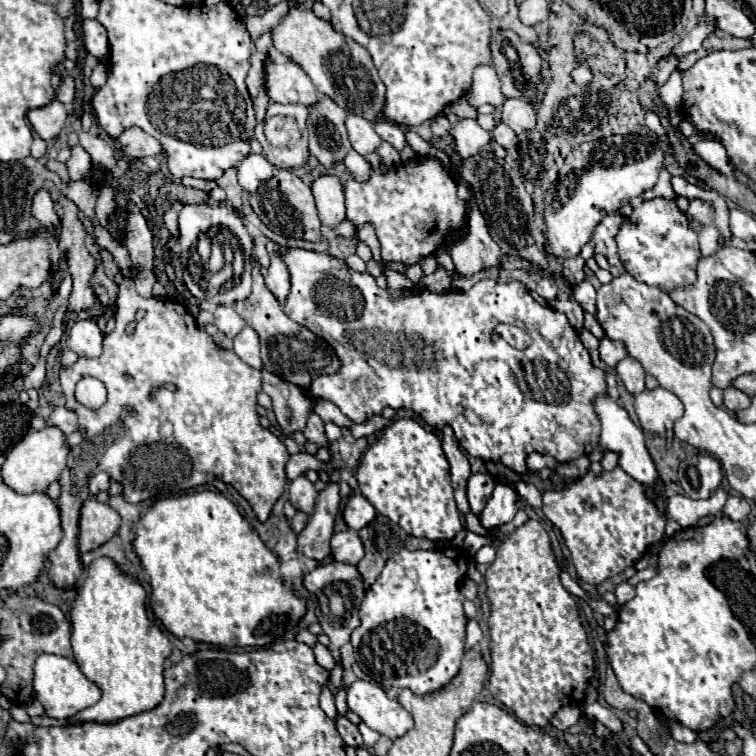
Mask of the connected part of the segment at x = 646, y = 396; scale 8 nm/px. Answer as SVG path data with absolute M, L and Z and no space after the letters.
M662 387L652 391L644 389L640 395L636 395L634 409L642 429L658 435L666 433L672 423L678 421L684 413L684 405L680 403L680 399Z

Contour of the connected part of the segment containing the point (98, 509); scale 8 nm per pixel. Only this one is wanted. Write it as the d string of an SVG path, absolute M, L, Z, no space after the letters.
M94 499L84 501L78 521L78 549L80 553L98 549L102 543L112 539L118 531L120 515L106 503Z

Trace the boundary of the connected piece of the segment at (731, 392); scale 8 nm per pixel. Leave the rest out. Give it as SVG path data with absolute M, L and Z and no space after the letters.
M726 387L724 389L724 407L728 411L740 411L740 409L746 409L750 403L750 397L734 387Z

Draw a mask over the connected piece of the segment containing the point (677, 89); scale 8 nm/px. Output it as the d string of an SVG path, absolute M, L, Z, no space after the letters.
M674 71L670 75L670 79L666 81L666 85L660 87L660 99L668 107L668 113L672 113L672 111L680 113L680 107L682 107L682 79L680 79L680 71Z

